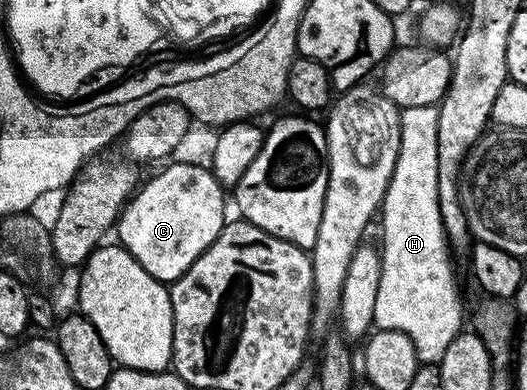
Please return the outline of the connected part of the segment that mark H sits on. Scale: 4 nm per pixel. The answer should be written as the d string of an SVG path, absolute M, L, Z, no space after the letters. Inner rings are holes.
M437 106L408 107L401 111L399 158L380 214L386 280L388 284L396 282L396 297L389 292L383 295L383 305L390 307L392 312L381 313L378 324L381 329L395 328L408 335L422 364L438 364L448 344L463 329L462 306L450 262L452 256L439 212L437 123ZM408 269L412 272L412 284L404 286ZM402 308L409 308L406 314Z

